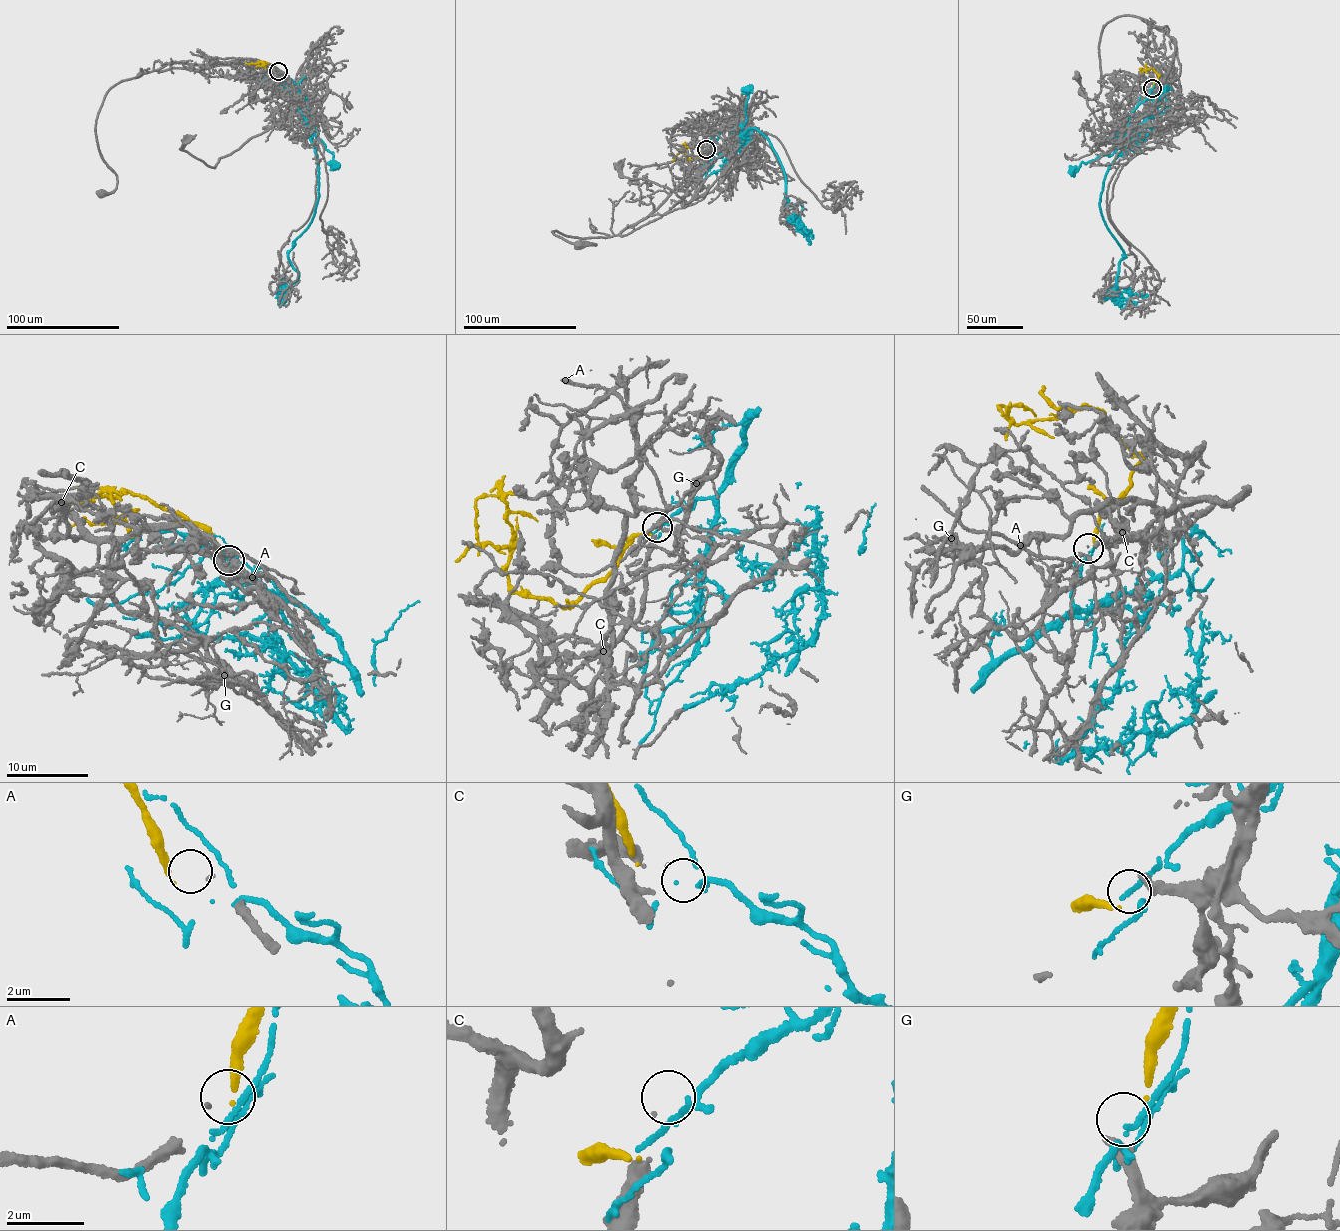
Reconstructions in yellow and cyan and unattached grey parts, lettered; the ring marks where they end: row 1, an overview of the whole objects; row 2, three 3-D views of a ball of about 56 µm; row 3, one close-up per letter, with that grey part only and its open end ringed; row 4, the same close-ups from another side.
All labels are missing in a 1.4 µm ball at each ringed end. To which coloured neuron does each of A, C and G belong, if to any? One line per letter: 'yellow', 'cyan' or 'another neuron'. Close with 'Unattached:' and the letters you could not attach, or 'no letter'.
A: another neuron
C: another neuron
G: yellow
Unattached: A, C

